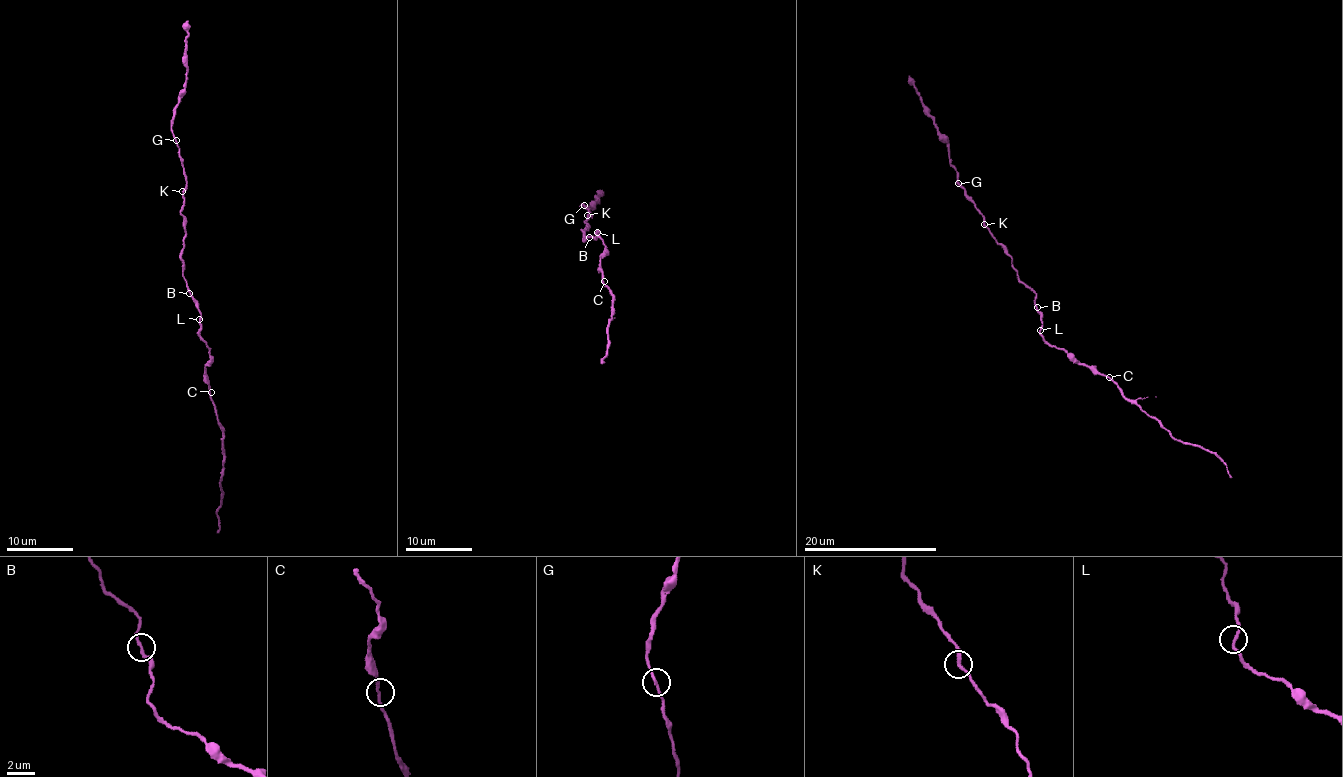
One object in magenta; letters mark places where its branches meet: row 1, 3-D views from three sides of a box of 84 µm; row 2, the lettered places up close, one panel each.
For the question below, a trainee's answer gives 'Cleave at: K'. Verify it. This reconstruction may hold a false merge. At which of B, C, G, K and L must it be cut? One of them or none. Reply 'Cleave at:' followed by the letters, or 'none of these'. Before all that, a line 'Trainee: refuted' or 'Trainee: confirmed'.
Trainee: refuted
Cleave at: none of these

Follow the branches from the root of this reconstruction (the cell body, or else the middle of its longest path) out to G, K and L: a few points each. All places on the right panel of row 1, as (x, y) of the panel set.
G: (1037, 307), (1035, 293), (1019, 280), (1012, 257), (990, 234), (983, 215), (959, 183)
K: (1037, 307), (1035, 293), (1019, 280), (1012, 257), (984, 224)
L: (1037, 307), (1041, 322), (1040, 330)

